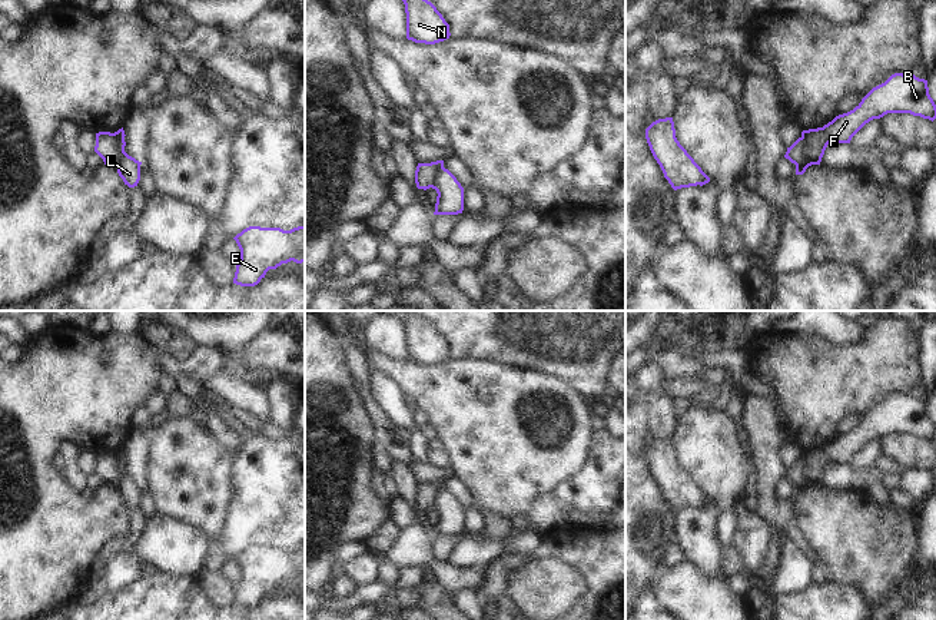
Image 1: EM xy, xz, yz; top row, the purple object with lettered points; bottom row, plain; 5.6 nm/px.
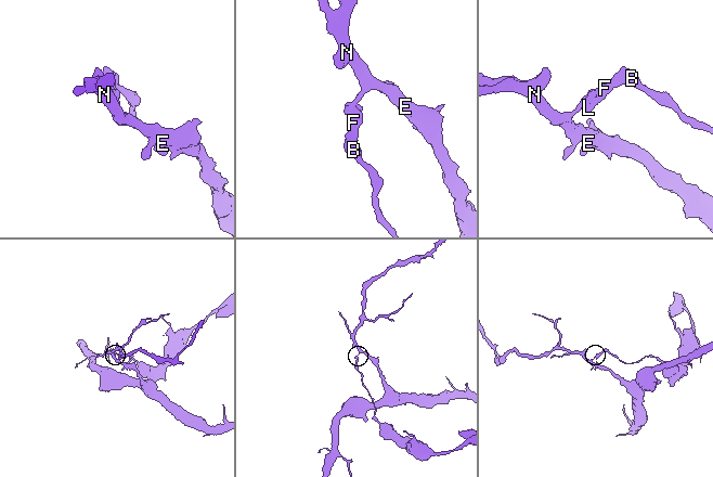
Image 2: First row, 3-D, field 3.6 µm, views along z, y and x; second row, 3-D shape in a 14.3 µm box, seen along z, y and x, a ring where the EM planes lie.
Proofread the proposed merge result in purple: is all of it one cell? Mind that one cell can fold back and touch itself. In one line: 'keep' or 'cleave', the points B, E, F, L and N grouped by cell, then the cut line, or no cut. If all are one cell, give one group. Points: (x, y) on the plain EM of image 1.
cleave; groups B F L / E N; cut yz (802, 458), (806, 476), (797, 483), (796, 488)

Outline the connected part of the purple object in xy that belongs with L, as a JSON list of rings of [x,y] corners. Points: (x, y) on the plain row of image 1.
[[[125,470],[122,477],[117,480],[117,494],[129,508],[137,507],[140,501],[140,485],[142,483],[129,477]]]

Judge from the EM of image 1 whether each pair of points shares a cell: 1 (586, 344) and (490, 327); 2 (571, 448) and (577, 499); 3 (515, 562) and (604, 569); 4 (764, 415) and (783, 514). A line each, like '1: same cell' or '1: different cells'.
1: same cell
2: different cells
3: same cell
4: same cell

